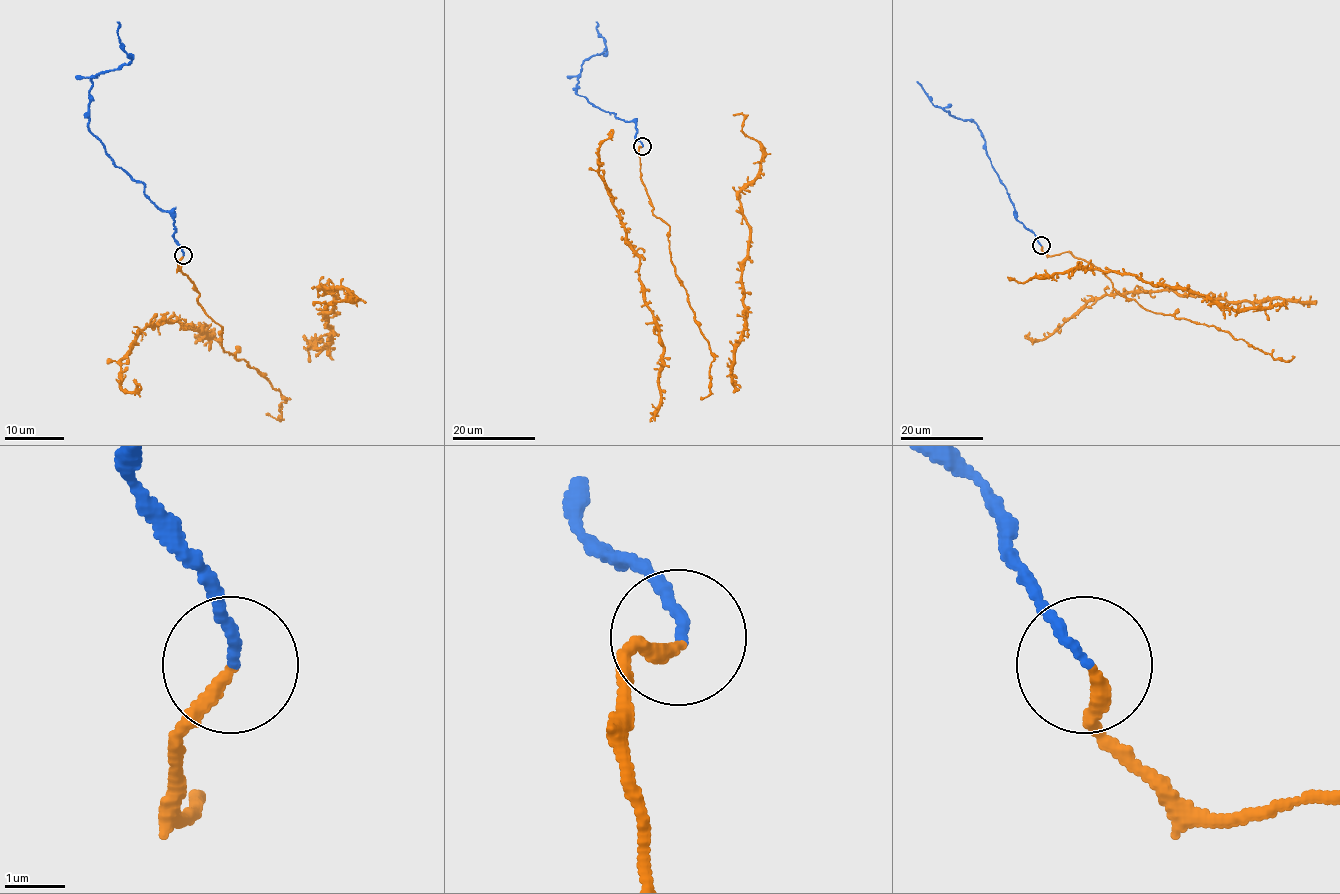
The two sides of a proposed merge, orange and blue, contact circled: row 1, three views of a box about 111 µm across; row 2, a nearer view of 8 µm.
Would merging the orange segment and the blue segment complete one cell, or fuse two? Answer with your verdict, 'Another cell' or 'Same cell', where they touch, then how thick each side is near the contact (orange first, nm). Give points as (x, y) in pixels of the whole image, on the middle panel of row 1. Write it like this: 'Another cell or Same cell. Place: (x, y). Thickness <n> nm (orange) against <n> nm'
Same cell. Place: (642, 146). Thickness 240 nm (orange) against 150 nm

